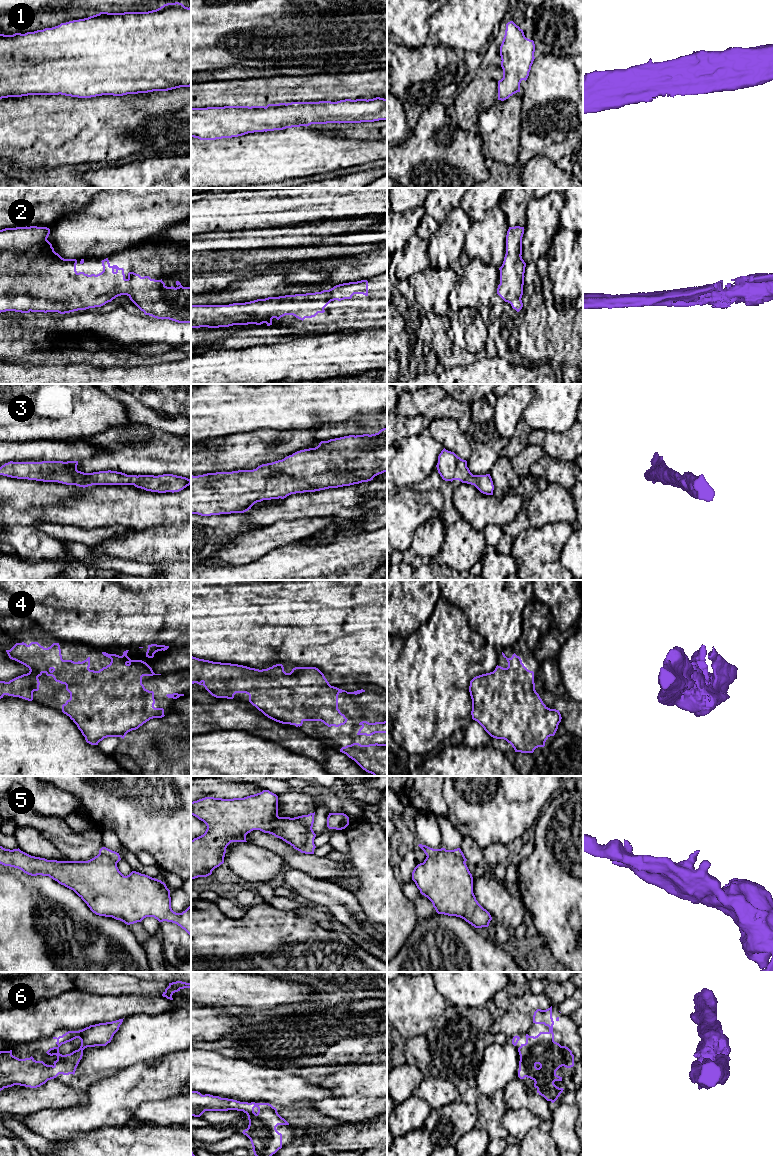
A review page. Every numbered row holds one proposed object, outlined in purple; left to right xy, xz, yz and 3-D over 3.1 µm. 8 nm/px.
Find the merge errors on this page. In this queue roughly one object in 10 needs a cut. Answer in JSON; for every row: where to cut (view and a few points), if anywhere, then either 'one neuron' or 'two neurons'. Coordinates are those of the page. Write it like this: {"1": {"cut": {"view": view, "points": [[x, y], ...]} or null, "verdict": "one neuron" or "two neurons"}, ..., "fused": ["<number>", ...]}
{"1": {"cut": null, "verdict": "one neuron"}, "2": {"cut": null, "verdict": "one neuron"}, "3": {"cut": null, "verdict": "one neuron"}, "4": {"cut": null, "verdict": "one neuron"}, "5": {"cut": {"view": "xz", "points": [[295, 817], [307, 828], [306, 842], [299, 850]]}, "verdict": "two neurons"}, "6": {"cut": null, "verdict": "one neuron"}, "fused": ["5"]}

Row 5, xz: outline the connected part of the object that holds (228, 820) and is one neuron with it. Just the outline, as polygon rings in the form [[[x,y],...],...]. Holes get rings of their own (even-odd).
[[[263,790],[260,793],[244,798],[222,799],[205,797],[191,802],[191,815],[203,821],[207,826],[203,835],[191,840],[191,879],[211,875],[215,868],[224,863],[227,846],[231,842],[247,842],[246,835],[253,830],[272,834],[290,844],[298,851],[305,845],[308,836],[308,828],[302,821],[297,820],[296,817],[278,816],[278,796],[269,790]]]

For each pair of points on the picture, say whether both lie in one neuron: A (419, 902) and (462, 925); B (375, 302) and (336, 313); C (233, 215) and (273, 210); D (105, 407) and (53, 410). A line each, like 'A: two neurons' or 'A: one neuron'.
A: two neurons
B: one neuron
C: one neuron
D: one neuron

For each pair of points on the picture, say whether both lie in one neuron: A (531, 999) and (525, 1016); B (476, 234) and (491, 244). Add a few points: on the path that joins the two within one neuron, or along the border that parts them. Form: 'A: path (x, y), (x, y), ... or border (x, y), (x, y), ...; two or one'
A: path (527, 1003), (525, 1005), (525, 1012); one
B: path (480, 238), (487, 241); one

